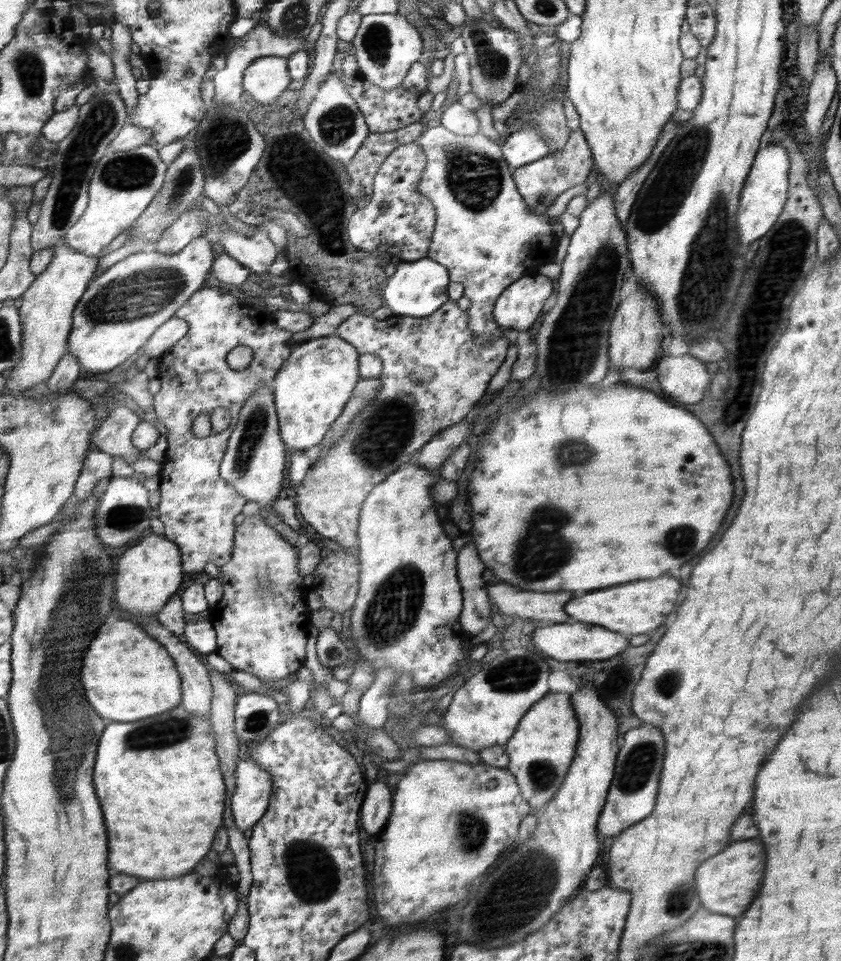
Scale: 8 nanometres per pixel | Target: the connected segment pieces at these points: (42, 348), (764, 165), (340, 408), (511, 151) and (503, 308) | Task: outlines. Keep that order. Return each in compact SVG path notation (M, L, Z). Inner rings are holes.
M64 240L56 246L56 256L49 269L37 275L37 281L27 291L21 307L24 342L22 363L18 369L12 370L7 380L4 395L22 395L30 388L38 388L54 376L58 364L68 353L69 336L73 331L74 308L93 282L98 258L86 256L64 244Z
M770 144L758 152L758 164L750 172L750 184L742 186L737 210L738 228L742 228L742 244L762 238L781 216L789 189L789 156L784 146Z
M336 334L304 340L296 344L294 356L286 360L278 384L272 384L276 397L281 436L292 451L305 451L324 442L329 429L343 414L359 381L357 348Z
M522 126L519 131L505 136L502 140L502 152L512 168L530 164L551 152L548 141L542 133L530 126Z
M531 274L511 284L494 304L493 318L504 328L534 330L534 322L542 314L544 302L552 294L552 279Z

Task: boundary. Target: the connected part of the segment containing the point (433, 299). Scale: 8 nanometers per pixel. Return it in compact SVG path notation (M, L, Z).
M426 257L425 259L415 260L412 262L402 262L397 265L398 272L390 276L384 296L380 296L386 307L394 315L412 316L412 318L424 318L433 315L442 308L442 304L448 300L448 271L446 265Z

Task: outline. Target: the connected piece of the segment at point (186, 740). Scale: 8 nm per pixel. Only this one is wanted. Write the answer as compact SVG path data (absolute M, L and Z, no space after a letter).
M180 704L178 708L172 708L162 716L152 716L150 720L112 722L110 728L106 728L106 736L101 736L102 744L97 746L98 772L94 772L94 784L98 784L98 796L102 796L102 804L106 804L106 828L110 828L110 868L114 868L112 875L142 876L146 880L180 878L192 872L194 866L208 854L212 840L222 826L224 814L224 778L209 717L189 713Z

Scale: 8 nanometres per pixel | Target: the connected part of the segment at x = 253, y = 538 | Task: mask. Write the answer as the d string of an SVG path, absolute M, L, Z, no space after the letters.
M250 515L238 525L233 559L220 567L220 584L223 597L210 609L208 620L216 631L214 653L225 658L236 670L257 676L260 680L282 680L304 666L306 662L306 638L310 634L310 612L300 604L302 575L298 571L296 547L291 545L277 530L270 528L262 518Z

